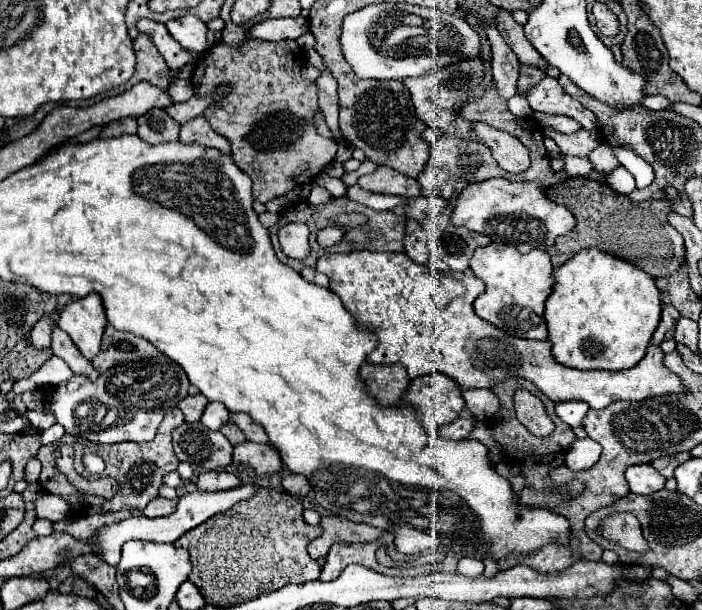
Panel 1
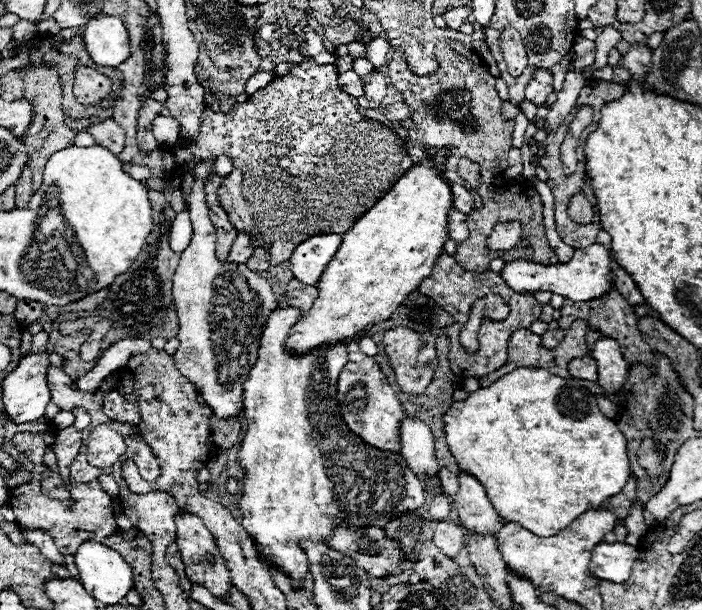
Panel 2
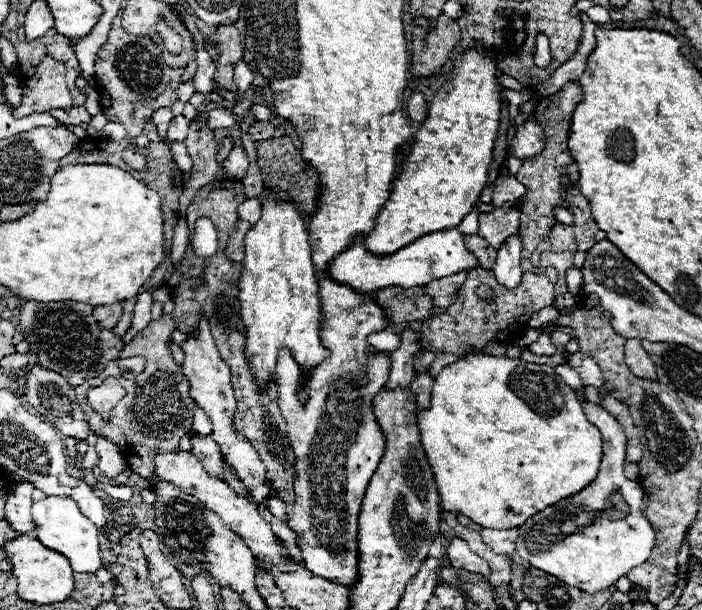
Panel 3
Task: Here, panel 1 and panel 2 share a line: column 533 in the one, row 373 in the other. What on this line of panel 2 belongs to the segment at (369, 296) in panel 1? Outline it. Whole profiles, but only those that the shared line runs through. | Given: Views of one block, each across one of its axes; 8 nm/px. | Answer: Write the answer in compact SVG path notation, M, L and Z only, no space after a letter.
M356 342L348 344L348 362L342 368L336 384L336 398L340 402L340 414L346 426L356 436L360 436L366 444L378 450L386 450L386 452L400 450L400 422L402 418L406 418L402 404L394 388L386 382L386 376L382 374L378 362L362 354Z

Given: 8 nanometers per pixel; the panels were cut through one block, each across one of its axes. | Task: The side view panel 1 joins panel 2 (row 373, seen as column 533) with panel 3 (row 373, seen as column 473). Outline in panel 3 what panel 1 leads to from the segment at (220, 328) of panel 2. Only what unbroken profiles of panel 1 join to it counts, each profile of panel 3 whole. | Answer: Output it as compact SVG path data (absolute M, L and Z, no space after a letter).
M200 320L200 326L196 330L196 336L188 336L188 340L182 344L182 350L186 354L184 362L182 362L182 370L184 374L188 376L190 380L190 396L196 400L196 404L208 414L210 422L212 422L212 436L216 440L216 444L220 446L220 452L226 456L228 464L236 470L238 478L246 484L250 496L256 500L256 502L266 502L272 510L274 516L286 520L286 506L284 502L280 500L278 494L268 496L268 486L264 484L264 478L266 478L266 468L264 464L258 460L258 452L252 448L252 444L240 436L236 430L234 430L234 422L232 422L232 416L236 412L236 398L234 398L234 392L232 392L232 382L230 382L230 368L228 364L220 358L220 352L218 348L214 346L214 340L210 336L210 326L206 324L206 320Z

